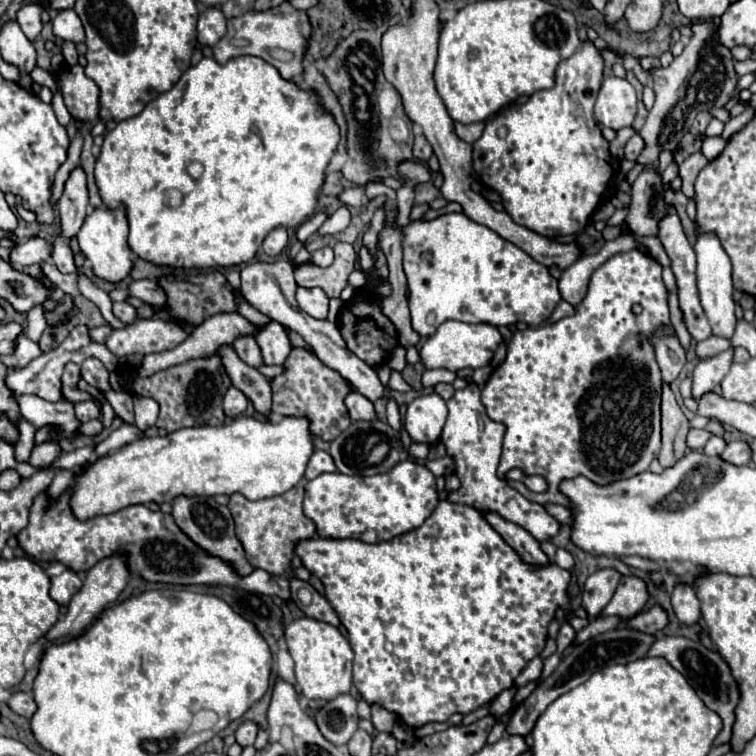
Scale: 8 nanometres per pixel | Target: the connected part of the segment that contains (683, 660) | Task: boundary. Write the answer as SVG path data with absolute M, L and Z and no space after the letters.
M664 636L664 638L656 638L648 650L646 656L662 656L668 664L672 664L672 668L676 668L696 690L696 694L702 698L702 702L714 710L720 718L722 718L722 730L714 740L714 746L722 746L730 740L732 734L732 724L734 724L734 708L738 704L738 684L730 674L730 668L726 666L726 662L722 660L722 656L718 652L712 652L708 648L704 648L700 642L688 640L688 638L680 638L680 636Z

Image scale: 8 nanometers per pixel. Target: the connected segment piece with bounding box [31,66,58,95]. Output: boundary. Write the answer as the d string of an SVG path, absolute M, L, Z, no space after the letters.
M36 66L32 71L32 79L41 86L48 86L52 93L55 95L58 92L56 82L51 79L52 77L42 68Z

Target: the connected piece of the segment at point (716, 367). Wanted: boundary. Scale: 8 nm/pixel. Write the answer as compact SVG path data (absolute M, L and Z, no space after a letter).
M728 348L726 352L720 352L708 360L700 360L700 364L694 368L694 382L692 382L692 396L696 400L704 392L716 390L716 386L732 366L732 356L734 356L734 348Z

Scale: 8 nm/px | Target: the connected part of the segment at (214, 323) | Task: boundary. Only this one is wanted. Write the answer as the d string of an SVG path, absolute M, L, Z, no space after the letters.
M222 312L222 314L214 314L210 316L208 320L204 320L200 326L196 326L188 340L184 340L180 346L172 348L172 350L166 350L166 352L160 352L160 354L146 354L144 356L144 362L142 366L138 368L138 374L140 376L150 376L152 372L160 372L164 368L170 368L170 366L176 366L176 364L182 364L182 362L188 362L188 360L194 360L194 358L204 358L204 356L212 356L216 354L216 350L222 346L222 344L232 344L232 340L236 340L236 336L244 336L244 334L254 334L254 326L244 318L240 316L238 312Z

